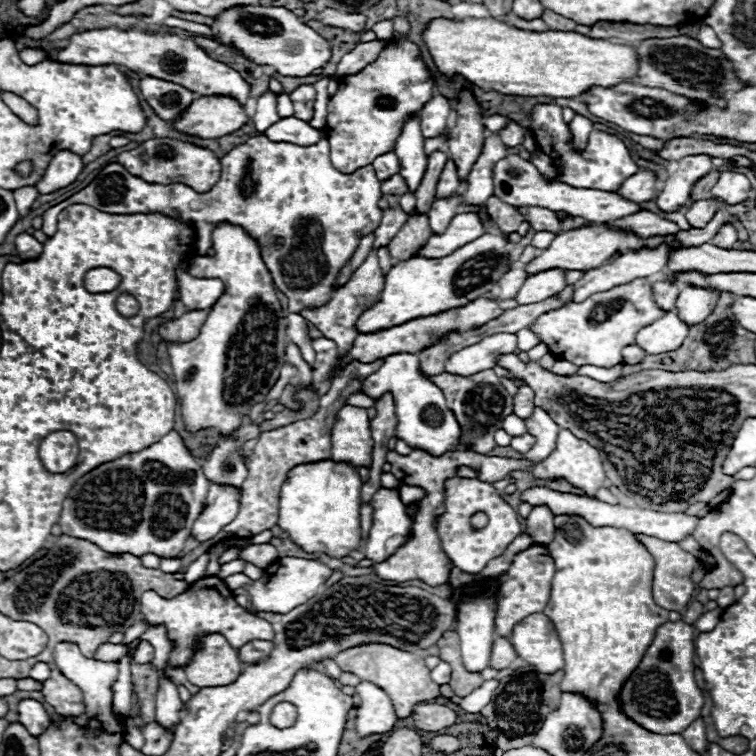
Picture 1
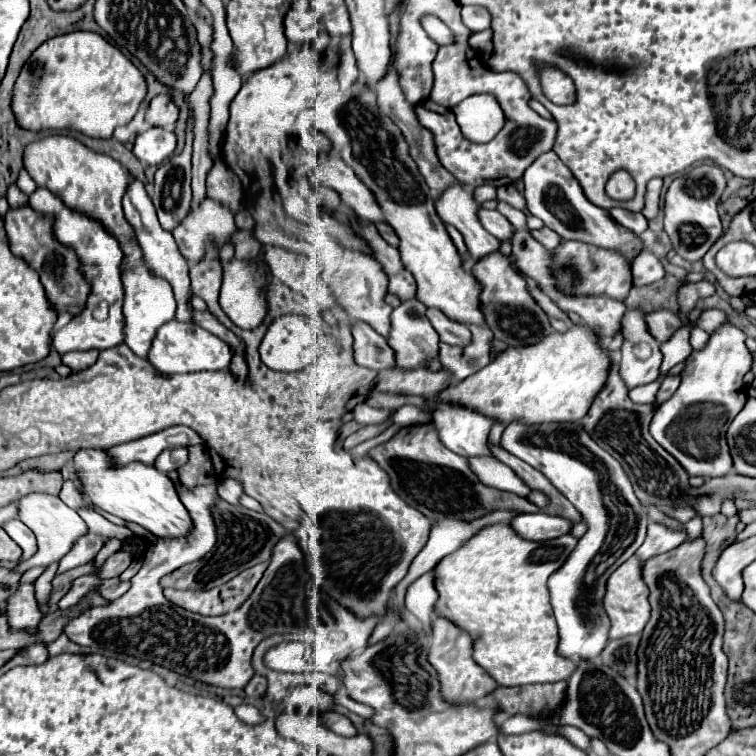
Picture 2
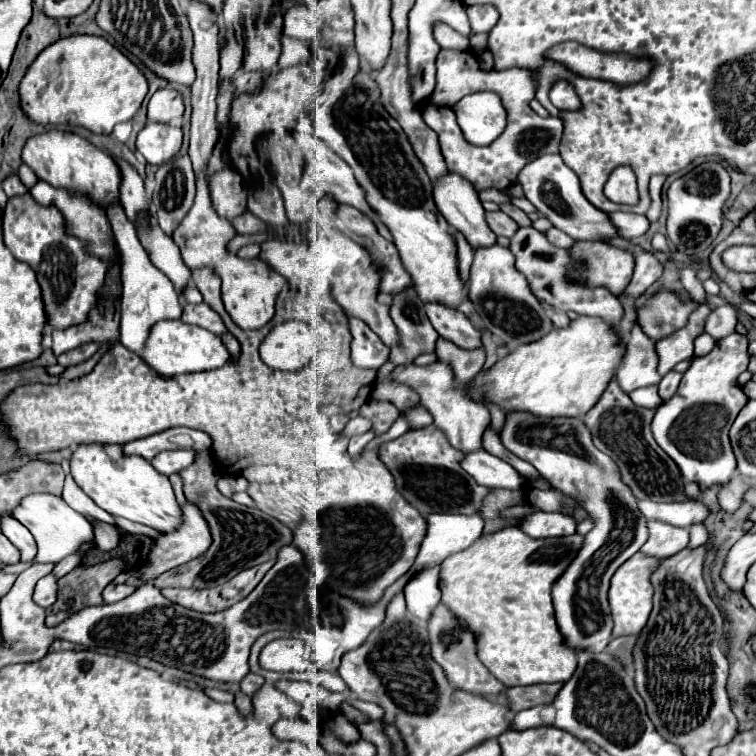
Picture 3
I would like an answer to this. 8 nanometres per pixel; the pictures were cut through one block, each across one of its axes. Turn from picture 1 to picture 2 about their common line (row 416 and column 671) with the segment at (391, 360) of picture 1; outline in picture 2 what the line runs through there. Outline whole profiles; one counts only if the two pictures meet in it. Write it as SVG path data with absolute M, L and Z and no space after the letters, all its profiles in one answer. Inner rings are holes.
M734 324L720 326L704 350L692 352L682 372L682 384L670 400L656 408L650 424L654 440L670 452L688 476L720 478L732 472L732 456L726 442L726 430L746 404L742 376L752 366L752 354L746 348L746 334ZM708 402L708 404L700 404ZM714 404L714 406L710 406Z

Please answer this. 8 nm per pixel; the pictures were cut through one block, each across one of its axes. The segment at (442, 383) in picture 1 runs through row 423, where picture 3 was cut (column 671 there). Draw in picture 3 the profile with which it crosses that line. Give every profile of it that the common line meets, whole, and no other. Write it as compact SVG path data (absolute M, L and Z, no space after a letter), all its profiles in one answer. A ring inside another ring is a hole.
M612 378L596 406L592 406L592 410L588 410L588 414L584 416L584 424L588 426L598 450L608 454L620 466L622 480L632 488L636 498L648 498L652 502L692 500L684 492L684 478L680 474L680 468L676 466L676 462L672 462L672 458L668 458L668 454L664 454L664 450L652 438L652 418L654 410L636 406L630 396L620 390L616 378Z

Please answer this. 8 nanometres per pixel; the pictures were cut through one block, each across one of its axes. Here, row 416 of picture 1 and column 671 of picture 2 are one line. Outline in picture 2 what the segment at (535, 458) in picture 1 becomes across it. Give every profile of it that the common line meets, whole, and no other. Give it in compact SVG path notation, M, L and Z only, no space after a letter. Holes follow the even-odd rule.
M650 522L648 524L648 536L646 536L644 544L638 548L636 556L640 560L648 560L648 558L652 558L656 554L664 554L668 550L674 550L684 540L688 540L686 530L672 530L672 528L664 526L664 524Z

